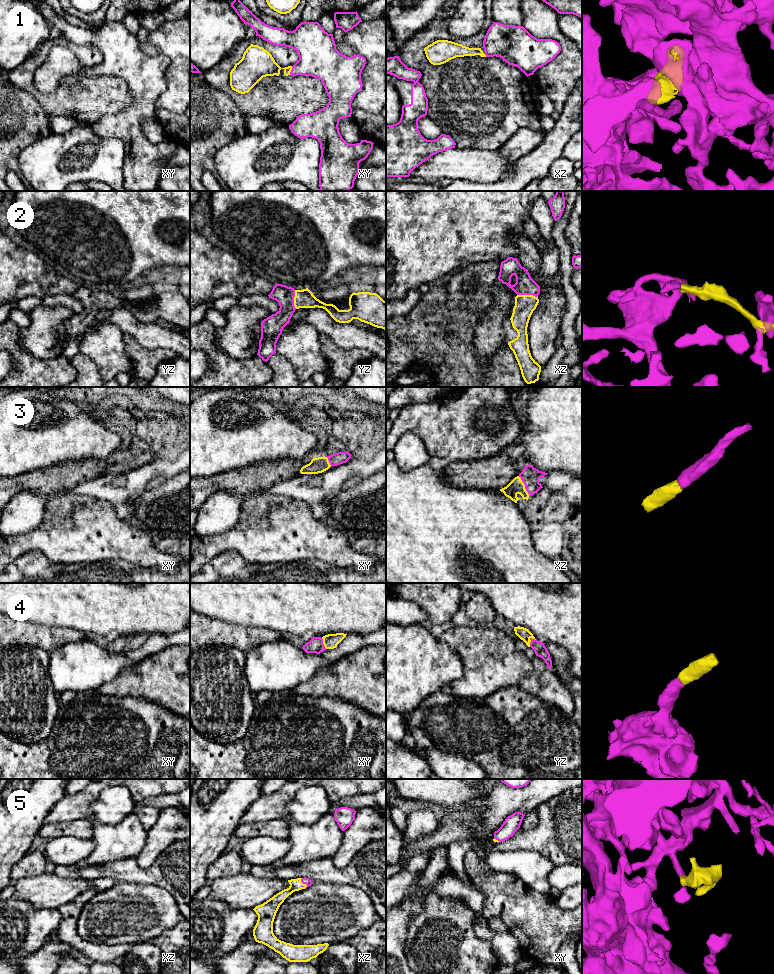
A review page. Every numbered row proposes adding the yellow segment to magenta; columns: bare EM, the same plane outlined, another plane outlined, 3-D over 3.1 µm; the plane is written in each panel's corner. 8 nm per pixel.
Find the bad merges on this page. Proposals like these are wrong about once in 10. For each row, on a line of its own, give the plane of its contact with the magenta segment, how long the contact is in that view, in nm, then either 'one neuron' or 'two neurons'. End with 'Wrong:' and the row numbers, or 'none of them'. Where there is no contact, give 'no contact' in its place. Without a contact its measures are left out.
1: meets magenta in xy; contact 80 nm long; one neuron
2: meets magenta in xz; contact 160 nm long; one neuron
3: meets magenta in xz; contact 180 nm long; one neuron
4: meets magenta in yz; contact 80 nm long; one neuron
5: meets magenta in xz; contact 90 nm long; one neuron
Wrong: none of them

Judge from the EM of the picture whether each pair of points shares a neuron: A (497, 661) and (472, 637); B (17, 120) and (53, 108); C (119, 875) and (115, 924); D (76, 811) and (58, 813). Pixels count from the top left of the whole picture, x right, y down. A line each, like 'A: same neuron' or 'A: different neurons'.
A: same neuron
B: different neurons
C: different neurons
D: same neuron

